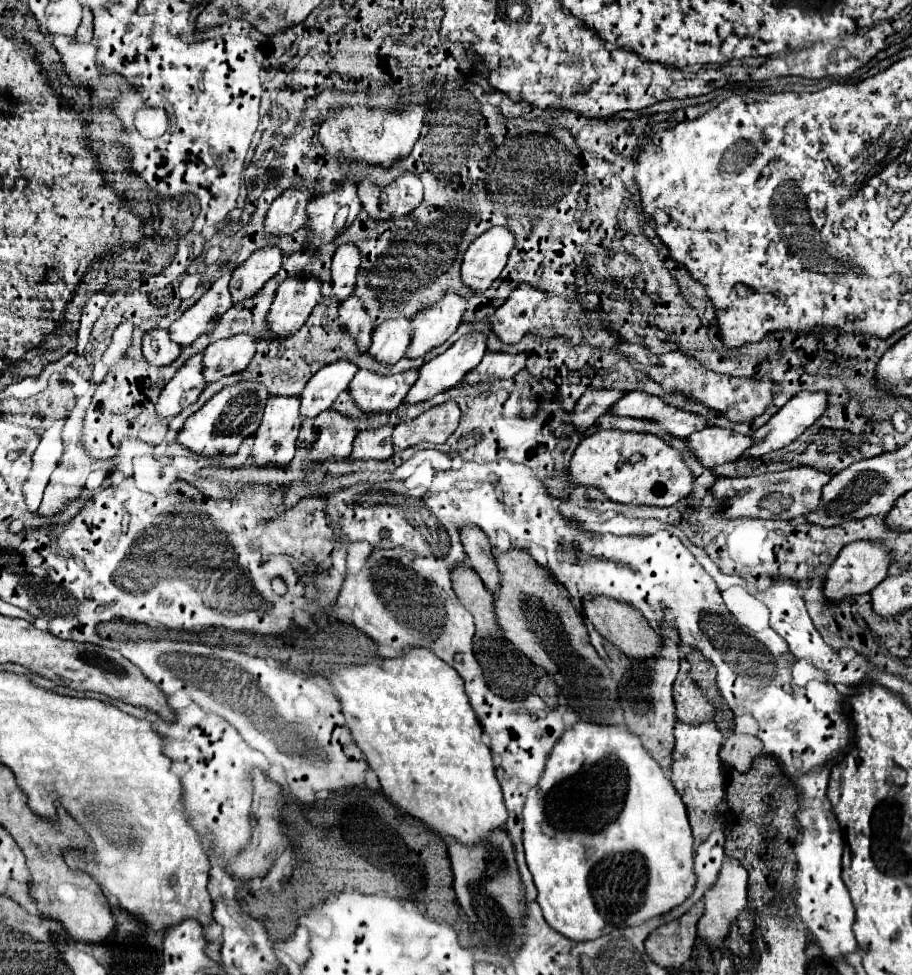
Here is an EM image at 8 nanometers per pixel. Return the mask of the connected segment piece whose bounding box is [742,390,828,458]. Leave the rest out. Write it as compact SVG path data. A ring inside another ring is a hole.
M804 390L796 394L762 428L754 430L754 444L742 454L742 458L762 458L768 452L788 446L822 416L826 404L828 400L824 392Z

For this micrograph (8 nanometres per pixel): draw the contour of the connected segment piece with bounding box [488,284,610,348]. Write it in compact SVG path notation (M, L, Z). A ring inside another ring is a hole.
M526 284L518 286L512 292L512 296L492 316L488 316L488 324L490 324L490 330L504 344L516 344L522 340L522 336L534 334L534 336L544 336L544 338L564 338L564 340L572 342L574 346L590 344L596 348L610 348L610 344L600 344L594 330L586 330L588 326L584 326L584 316L580 316L578 302L560 302L558 296L550 296L540 290L532 290Z

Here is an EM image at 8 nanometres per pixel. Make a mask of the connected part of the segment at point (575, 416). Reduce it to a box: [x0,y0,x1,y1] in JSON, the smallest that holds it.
[570,390,624,432]

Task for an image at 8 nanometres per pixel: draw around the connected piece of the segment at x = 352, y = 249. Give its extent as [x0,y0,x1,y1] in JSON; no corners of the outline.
[330,244,360,302]

